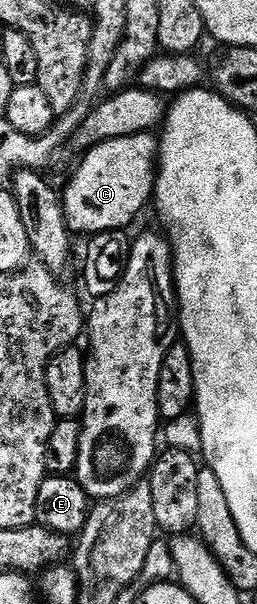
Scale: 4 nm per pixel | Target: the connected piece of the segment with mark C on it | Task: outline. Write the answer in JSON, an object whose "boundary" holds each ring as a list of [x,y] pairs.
{"boundary":[[[150,132],[133,134],[129,138],[113,138],[112,141],[101,142],[95,148],[90,148],[82,157],[83,161],[75,168],[67,189],[62,189],[63,210],[67,219],[67,227],[72,233],[87,232],[117,232],[130,229],[130,224],[143,212],[143,207],[150,205],[155,190],[157,175],[157,140]]]}

